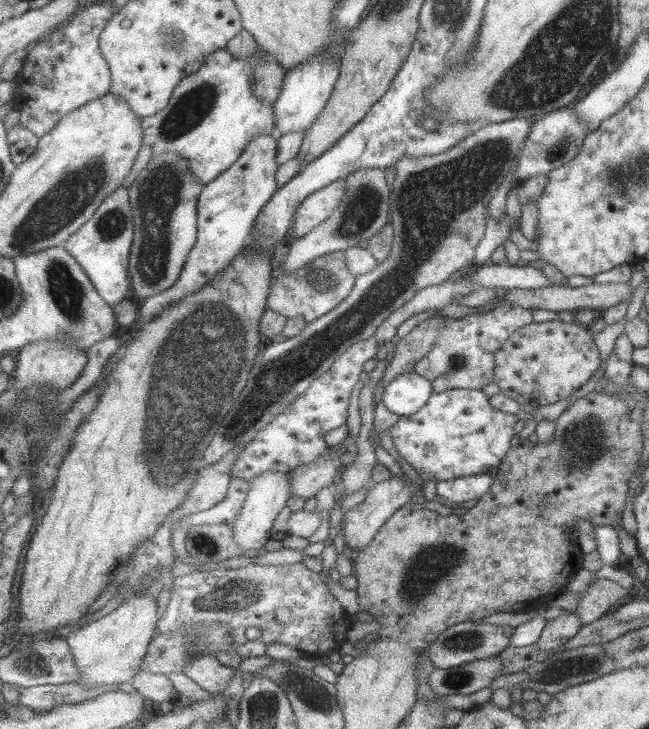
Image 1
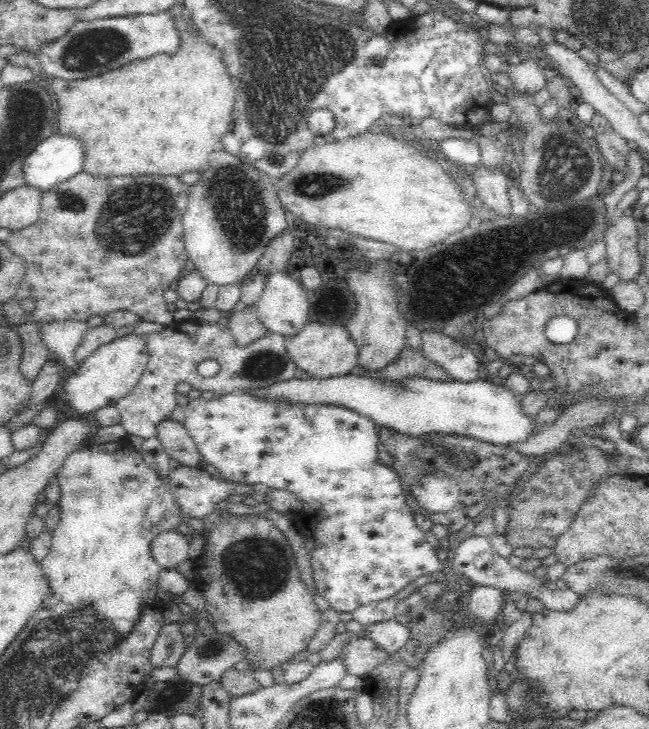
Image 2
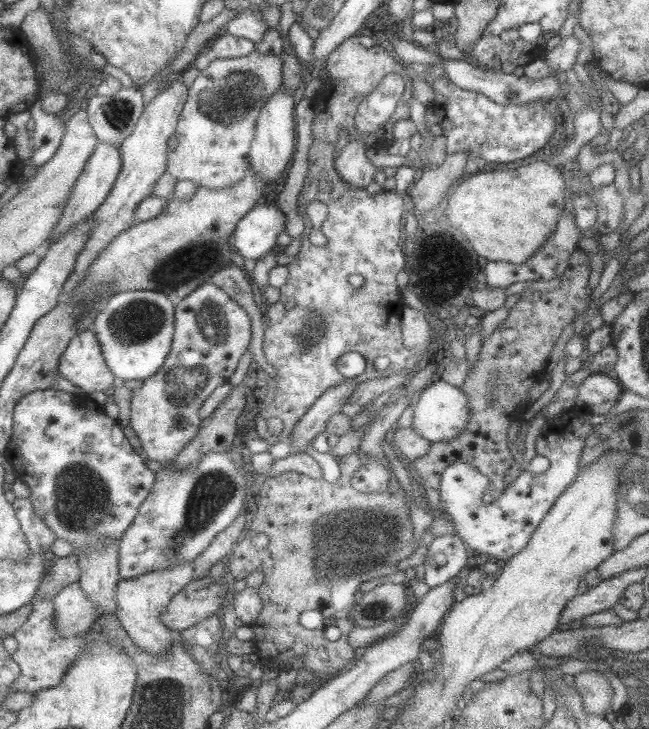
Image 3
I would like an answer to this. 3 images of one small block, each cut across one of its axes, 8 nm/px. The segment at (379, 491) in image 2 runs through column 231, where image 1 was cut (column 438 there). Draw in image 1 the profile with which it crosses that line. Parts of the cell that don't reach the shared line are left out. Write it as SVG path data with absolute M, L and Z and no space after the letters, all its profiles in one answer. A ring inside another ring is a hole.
M453 389L444 393L435 393L428 405L419 413L400 417L399 421L390 428L401 457L412 464L423 479L436 479L438 482L486 473L492 466L500 466L510 449L518 418L516 415L492 407L488 399L485 389Z

